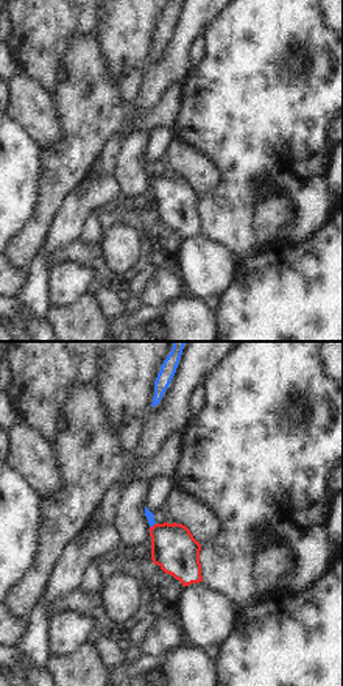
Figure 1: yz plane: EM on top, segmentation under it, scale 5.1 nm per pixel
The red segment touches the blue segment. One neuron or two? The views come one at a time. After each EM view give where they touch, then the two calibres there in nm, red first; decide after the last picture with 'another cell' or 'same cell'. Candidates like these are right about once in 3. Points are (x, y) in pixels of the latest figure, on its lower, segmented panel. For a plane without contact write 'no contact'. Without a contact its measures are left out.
meets red at (153, 526); 240 nm thick on the red side, 50 nm on the other

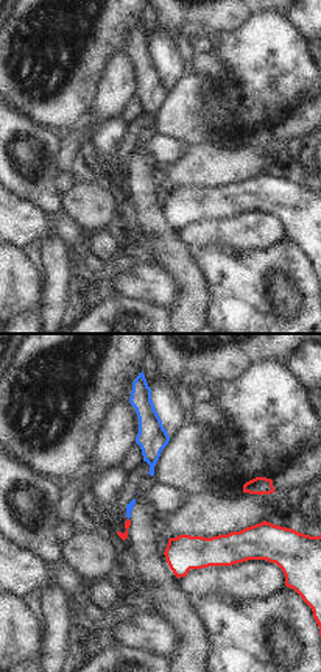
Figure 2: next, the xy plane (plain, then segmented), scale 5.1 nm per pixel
no contact

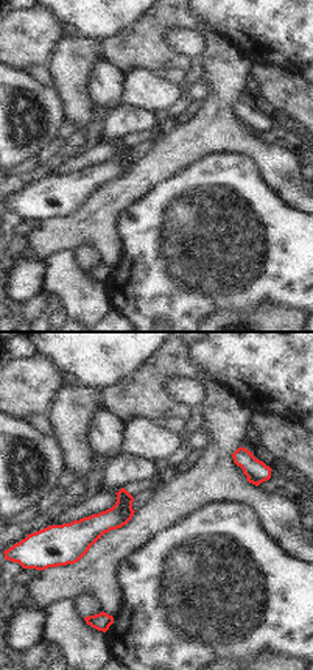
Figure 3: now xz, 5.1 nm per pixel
no contact

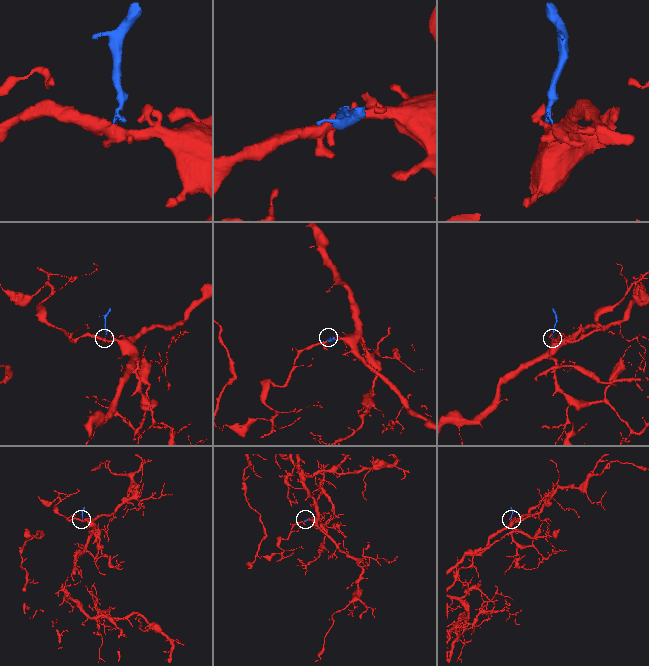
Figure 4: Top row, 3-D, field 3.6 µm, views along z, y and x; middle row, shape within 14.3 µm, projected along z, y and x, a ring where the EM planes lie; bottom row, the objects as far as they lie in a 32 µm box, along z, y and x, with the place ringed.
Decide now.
another cell

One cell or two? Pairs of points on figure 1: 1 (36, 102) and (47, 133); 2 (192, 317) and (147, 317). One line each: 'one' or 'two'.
1: one
2: one

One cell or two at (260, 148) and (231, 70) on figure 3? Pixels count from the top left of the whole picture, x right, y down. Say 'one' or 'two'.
one

